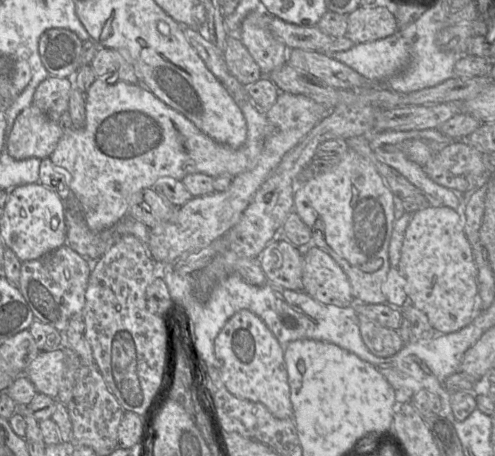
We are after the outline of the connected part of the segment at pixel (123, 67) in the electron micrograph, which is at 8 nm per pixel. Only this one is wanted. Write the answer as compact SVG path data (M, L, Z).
M100 48L90 66L96 78L104 75L117 76L119 80L127 83L139 83L134 67L115 49Z

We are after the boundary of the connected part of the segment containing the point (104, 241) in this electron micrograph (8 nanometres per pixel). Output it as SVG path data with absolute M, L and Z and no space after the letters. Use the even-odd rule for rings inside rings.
M69 197L65 204L66 244L89 262L97 261L118 240L127 234L148 244L150 229L129 214L114 226L93 232L87 226L81 207L75 198Z

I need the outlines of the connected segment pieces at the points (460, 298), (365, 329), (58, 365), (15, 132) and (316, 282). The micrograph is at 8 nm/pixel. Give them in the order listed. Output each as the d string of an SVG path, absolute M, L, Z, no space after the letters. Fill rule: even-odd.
M431 203L425 208L411 214L411 221L406 228L404 234L403 245L401 249L401 258L398 264L398 270L405 278L405 292L408 296L408 302L413 304L417 309L426 314L430 325L443 334L456 332L463 327L467 326L472 320L474 315L478 312L478 289L477 289L477 267L475 265L471 245L465 235L464 231L464 216L459 216L457 210L439 203Z
M360 320L359 329L368 350L380 358L391 357L404 346L397 330L384 327L376 320Z
M40 351L25 369L24 374L32 381L38 393L56 398L64 374L64 351Z
M31 104L15 119L7 139L8 153L16 160L44 159L54 152L62 136L58 122Z
M310 246L303 255L303 290L319 302L347 308L353 302L351 285L343 269L323 249Z

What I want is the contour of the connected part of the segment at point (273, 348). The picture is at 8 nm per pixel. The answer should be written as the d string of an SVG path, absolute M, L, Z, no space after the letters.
M243 309L228 319L214 340L214 354L220 362L222 381L232 395L239 399L263 404L278 419L293 419L283 347L257 315Z

